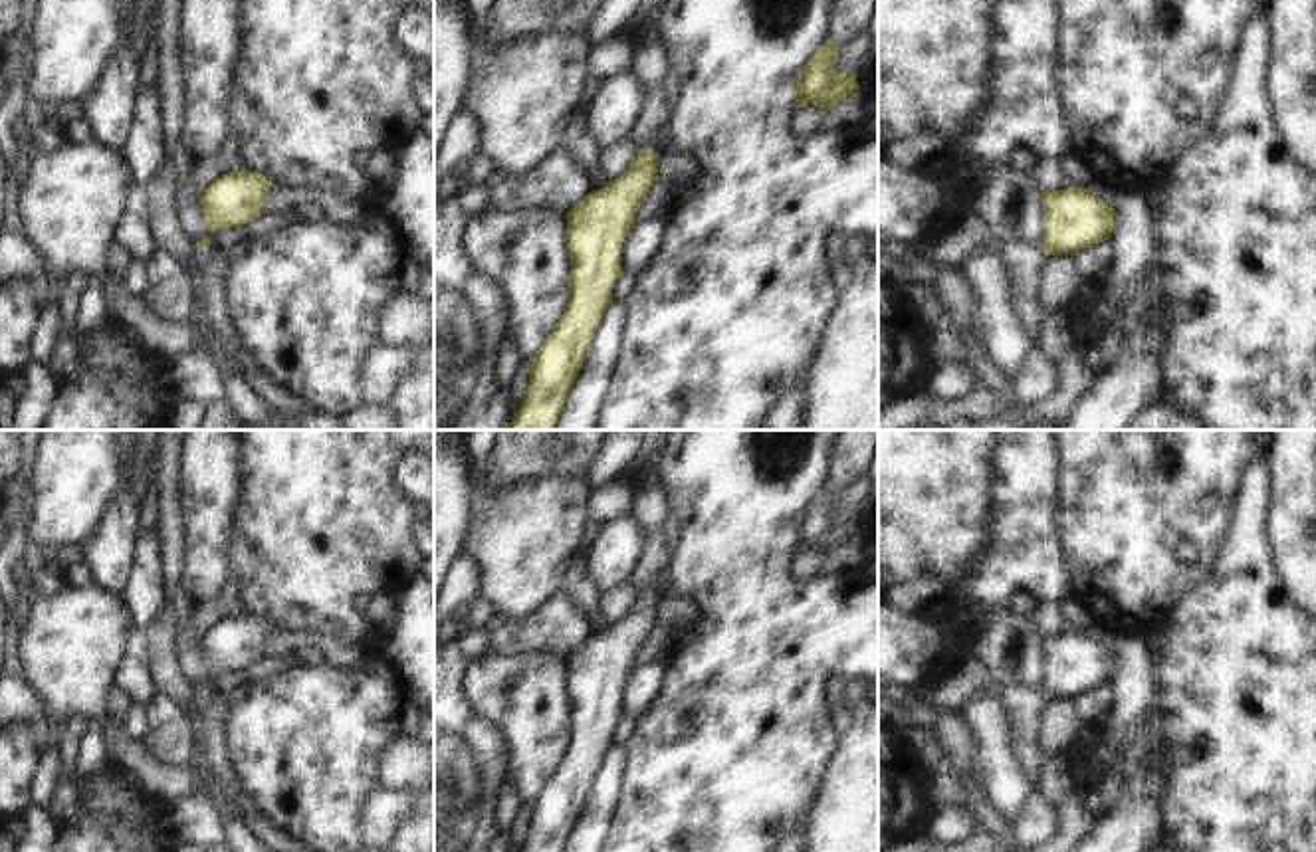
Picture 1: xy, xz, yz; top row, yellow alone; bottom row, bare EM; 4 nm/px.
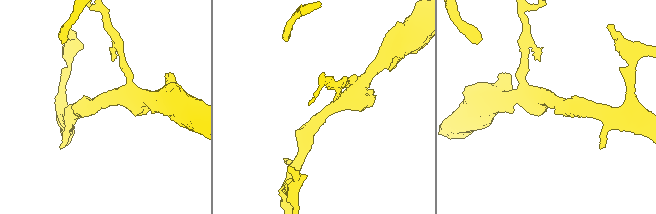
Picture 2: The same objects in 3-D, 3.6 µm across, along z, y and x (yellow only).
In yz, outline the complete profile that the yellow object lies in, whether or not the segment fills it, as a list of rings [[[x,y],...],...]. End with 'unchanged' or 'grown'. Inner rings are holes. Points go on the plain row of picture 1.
[[[1070,630],[1042,636],[1042,684],[1035,688],[1003,686],[973,656],[963,656],[937,690],[908,690],[904,697],[935,709],[963,711],[981,693],[995,697],[1011,725],[1013,755],[1025,769],[1035,791],[1041,789],[1041,771],[1046,763],[1039,747],[1041,711],[1060,697],[1080,695],[1110,684],[1114,652],[1086,632]]]; grown

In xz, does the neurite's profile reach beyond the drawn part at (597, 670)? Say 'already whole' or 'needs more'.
needs more

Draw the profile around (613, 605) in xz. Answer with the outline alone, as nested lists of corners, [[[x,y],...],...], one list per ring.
[[[630,583],[618,585],[608,592],[601,592],[597,608],[603,622],[608,626],[624,618],[628,608],[632,606],[634,596],[636,592]]]

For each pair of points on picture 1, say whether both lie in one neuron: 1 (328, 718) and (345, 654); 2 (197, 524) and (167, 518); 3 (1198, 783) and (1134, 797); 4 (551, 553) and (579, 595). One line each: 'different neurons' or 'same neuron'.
1: different neurons
2: different neurons
3: different neurons
4: different neurons

